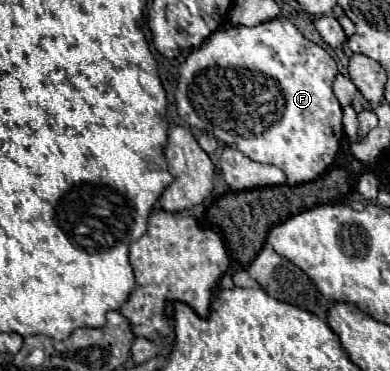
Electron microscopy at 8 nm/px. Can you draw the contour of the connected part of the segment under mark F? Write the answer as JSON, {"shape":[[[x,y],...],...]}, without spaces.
{"shape":[[[276,17],[256,27],[238,25],[212,33],[180,67],[176,107],[178,115],[188,125],[214,135],[228,147],[240,149],[244,155],[252,157],[252,161],[282,169],[286,183],[298,185],[326,173],[340,147],[344,135],[342,107],[332,93],[332,81],[336,75],[336,61],[324,47],[306,39],[286,17]]]}

